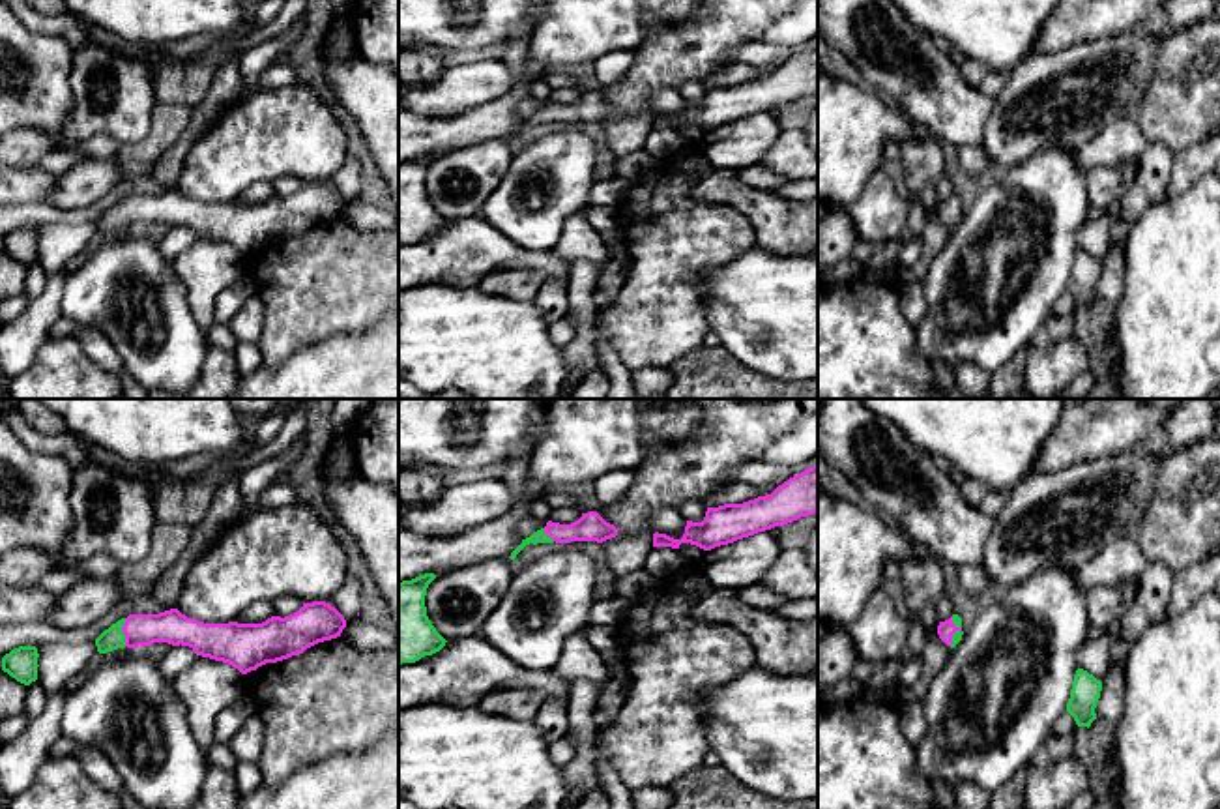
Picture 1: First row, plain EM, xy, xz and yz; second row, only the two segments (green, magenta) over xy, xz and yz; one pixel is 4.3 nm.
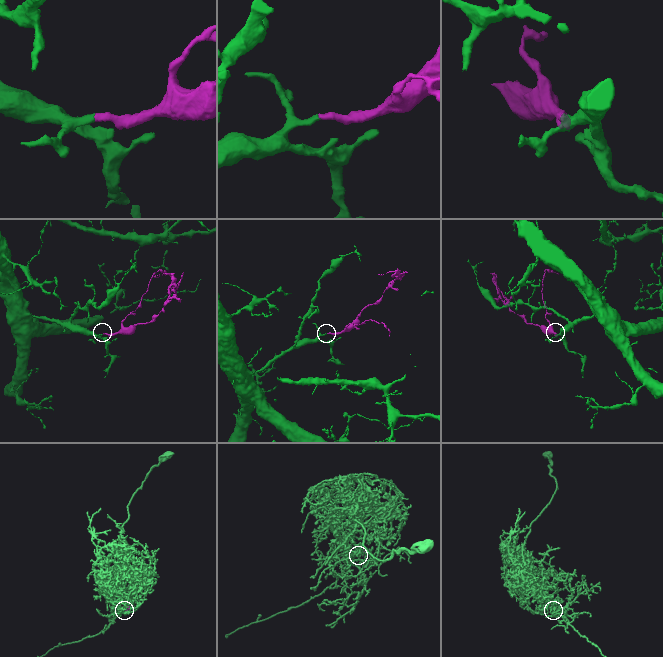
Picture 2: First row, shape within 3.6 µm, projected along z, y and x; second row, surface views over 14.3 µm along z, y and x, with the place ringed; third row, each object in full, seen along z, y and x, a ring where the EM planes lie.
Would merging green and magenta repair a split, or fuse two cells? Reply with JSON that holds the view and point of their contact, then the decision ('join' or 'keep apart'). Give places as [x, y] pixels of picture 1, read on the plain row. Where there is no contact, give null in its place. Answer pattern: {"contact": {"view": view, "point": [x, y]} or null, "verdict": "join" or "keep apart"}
{"contact": {"view": "xy", "point": [122, 212]}, "verdict": "join"}

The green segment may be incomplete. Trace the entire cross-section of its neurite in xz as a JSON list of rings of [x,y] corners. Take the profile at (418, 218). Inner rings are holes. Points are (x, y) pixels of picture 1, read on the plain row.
[[[434,154],[399,163],[399,245],[415,243],[445,227],[427,197],[425,176]]]

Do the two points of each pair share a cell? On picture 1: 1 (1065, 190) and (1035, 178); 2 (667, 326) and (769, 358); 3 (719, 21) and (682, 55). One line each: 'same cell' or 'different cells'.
1: same cell
2: different cells
3: same cell

